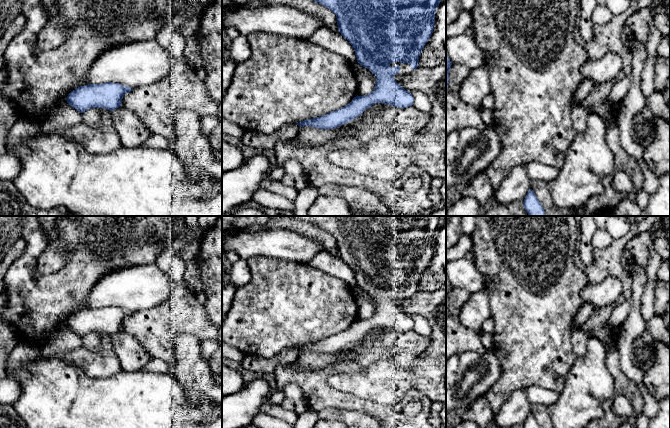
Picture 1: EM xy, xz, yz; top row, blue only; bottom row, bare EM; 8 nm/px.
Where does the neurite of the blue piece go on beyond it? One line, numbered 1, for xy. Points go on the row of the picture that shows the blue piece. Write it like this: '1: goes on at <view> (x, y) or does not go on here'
1: does not go on here

